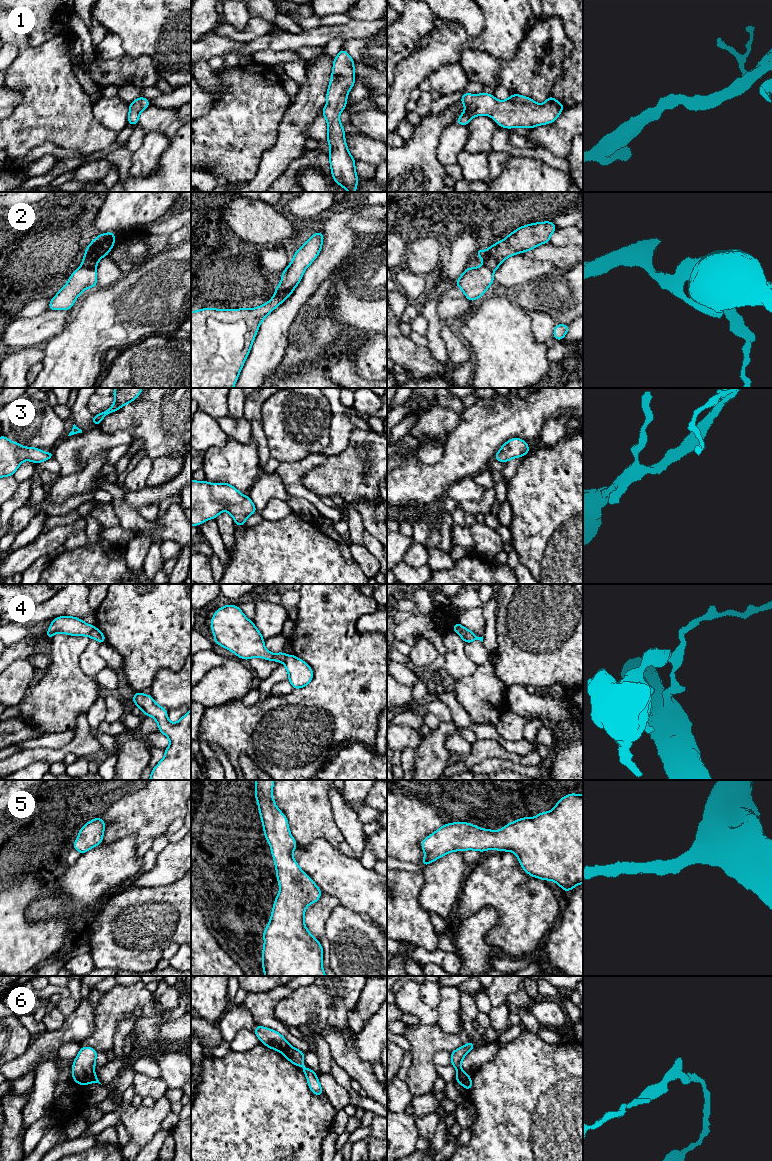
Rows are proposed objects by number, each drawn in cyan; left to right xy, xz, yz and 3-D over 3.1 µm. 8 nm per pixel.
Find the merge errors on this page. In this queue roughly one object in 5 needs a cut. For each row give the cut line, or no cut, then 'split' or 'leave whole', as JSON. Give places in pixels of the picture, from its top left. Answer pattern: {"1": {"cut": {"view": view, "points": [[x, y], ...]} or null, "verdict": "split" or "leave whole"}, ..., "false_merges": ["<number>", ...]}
{"1": {"cut": null, "verdict": "leave whole"}, "2": {"cut": {"view": "xz", "points": [[291, 291], [275, 295]]}, "verdict": "split"}, "3": {"cut": null, "verdict": "leave whole"}, "4": {"cut": {"view": "xy", "points": [[94, 627], [88, 635]]}, "verdict": "split"}, "5": {"cut": null, "verdict": "leave whole"}, "6": {"cut": {"view": "yz", "points": [[462, 1070], [456, 1081]]}, "verdict": "split"}, "false_merges": ["2", "4", "6"]}

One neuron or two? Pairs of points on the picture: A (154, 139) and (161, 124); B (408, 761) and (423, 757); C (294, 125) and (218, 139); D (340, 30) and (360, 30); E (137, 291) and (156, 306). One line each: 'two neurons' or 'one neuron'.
A: two neurons
B: two neurons
C: two neurons
D: one neuron
E: one neuron

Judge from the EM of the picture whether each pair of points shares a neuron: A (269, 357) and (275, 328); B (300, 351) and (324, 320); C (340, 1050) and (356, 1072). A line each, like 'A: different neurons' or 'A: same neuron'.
A: same neuron
B: same neuron
C: same neuron

